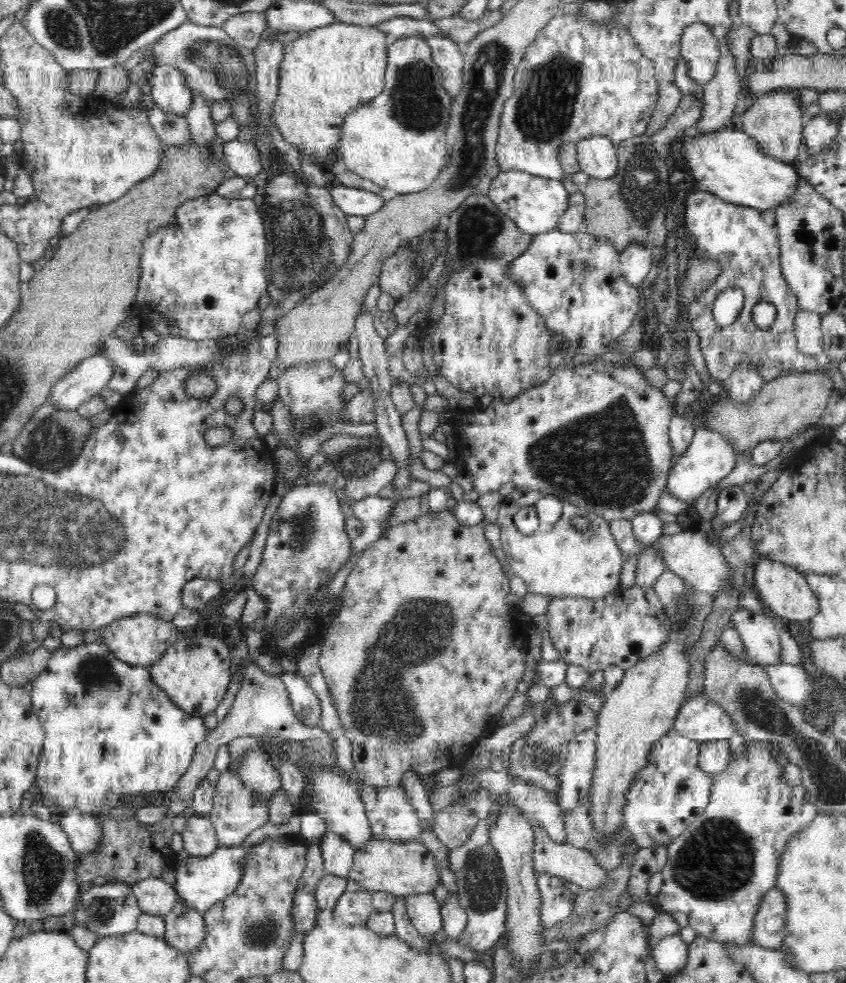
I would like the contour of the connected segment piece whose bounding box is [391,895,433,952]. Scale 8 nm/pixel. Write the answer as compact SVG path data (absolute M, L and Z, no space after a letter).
M396 896L396 902L391 908L395 918L395 935L403 940L410 948L418 952L428 952L433 949L430 941L423 937L415 926L412 926L410 917L406 913L407 896Z

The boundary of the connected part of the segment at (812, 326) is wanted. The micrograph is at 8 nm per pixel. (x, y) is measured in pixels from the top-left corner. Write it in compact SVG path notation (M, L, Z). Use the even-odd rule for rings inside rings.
M798 311L796 322L794 322L794 335L800 353L815 358L823 352L824 336L821 332L821 316L816 312Z

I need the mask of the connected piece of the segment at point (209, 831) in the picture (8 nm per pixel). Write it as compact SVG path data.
M194 814L179 834L183 839L183 848L190 856L210 856L218 847L215 827L208 816Z

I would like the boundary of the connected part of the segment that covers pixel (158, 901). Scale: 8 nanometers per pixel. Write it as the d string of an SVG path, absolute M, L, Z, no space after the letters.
M144 878L132 885L132 892L138 900L138 907L143 914L166 916L178 902L173 885L163 878Z

